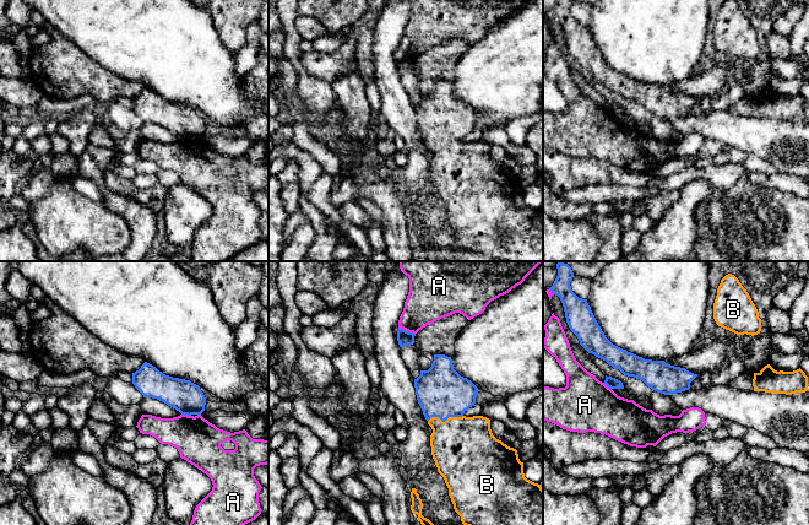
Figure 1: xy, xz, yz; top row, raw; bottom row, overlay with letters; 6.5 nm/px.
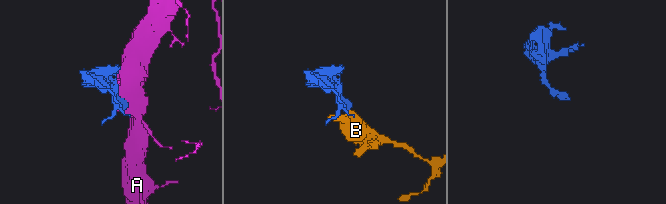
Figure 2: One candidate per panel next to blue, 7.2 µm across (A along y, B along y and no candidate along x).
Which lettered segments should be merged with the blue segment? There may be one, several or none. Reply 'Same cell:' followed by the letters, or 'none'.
Same cell: B

